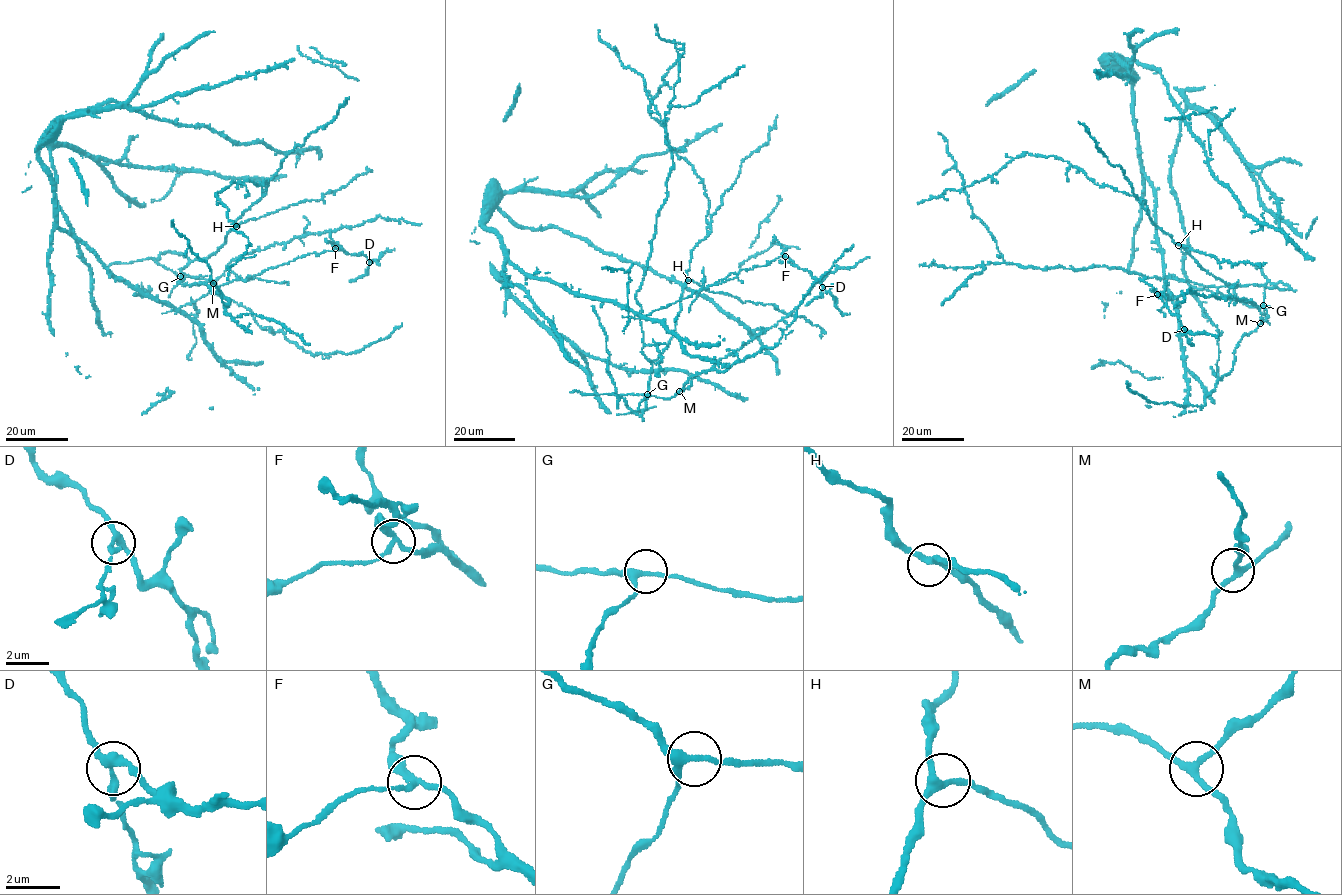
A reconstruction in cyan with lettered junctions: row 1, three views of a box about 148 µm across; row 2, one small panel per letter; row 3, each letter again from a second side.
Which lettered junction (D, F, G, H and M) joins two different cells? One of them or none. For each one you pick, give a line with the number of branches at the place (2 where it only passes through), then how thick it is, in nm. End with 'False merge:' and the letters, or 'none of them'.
F: branches 3; calibre 220 nm
False merge: F

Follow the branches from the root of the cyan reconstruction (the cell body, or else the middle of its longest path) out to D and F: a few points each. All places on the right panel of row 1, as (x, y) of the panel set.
D: (1196, 288), (1173, 276), (1166, 277), (1177, 308), (1178, 298), (1156, 294), (1184, 329)
F: (1196, 288), (1173, 276), (1166, 277), (1177, 308), (1178, 298), (1158, 294)

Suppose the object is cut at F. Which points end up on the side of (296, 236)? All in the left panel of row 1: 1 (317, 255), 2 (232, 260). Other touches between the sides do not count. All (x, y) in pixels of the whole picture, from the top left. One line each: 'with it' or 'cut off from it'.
1: cut off from it
2: with it

